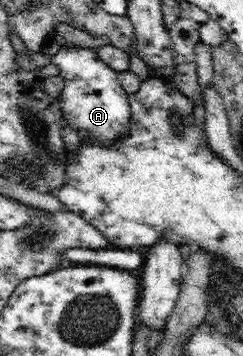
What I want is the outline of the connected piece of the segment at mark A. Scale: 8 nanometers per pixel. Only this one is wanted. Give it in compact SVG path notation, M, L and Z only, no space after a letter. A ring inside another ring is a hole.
M76 46L61 47L60 51L52 56L52 64L60 69L58 75L64 79L64 90L60 94L60 108L66 126L78 130L86 140L100 140L102 144L112 144L118 136L126 136L130 131L131 104L124 87L120 84L117 72L112 70L97 56L97 50L92 48L77 48Z

